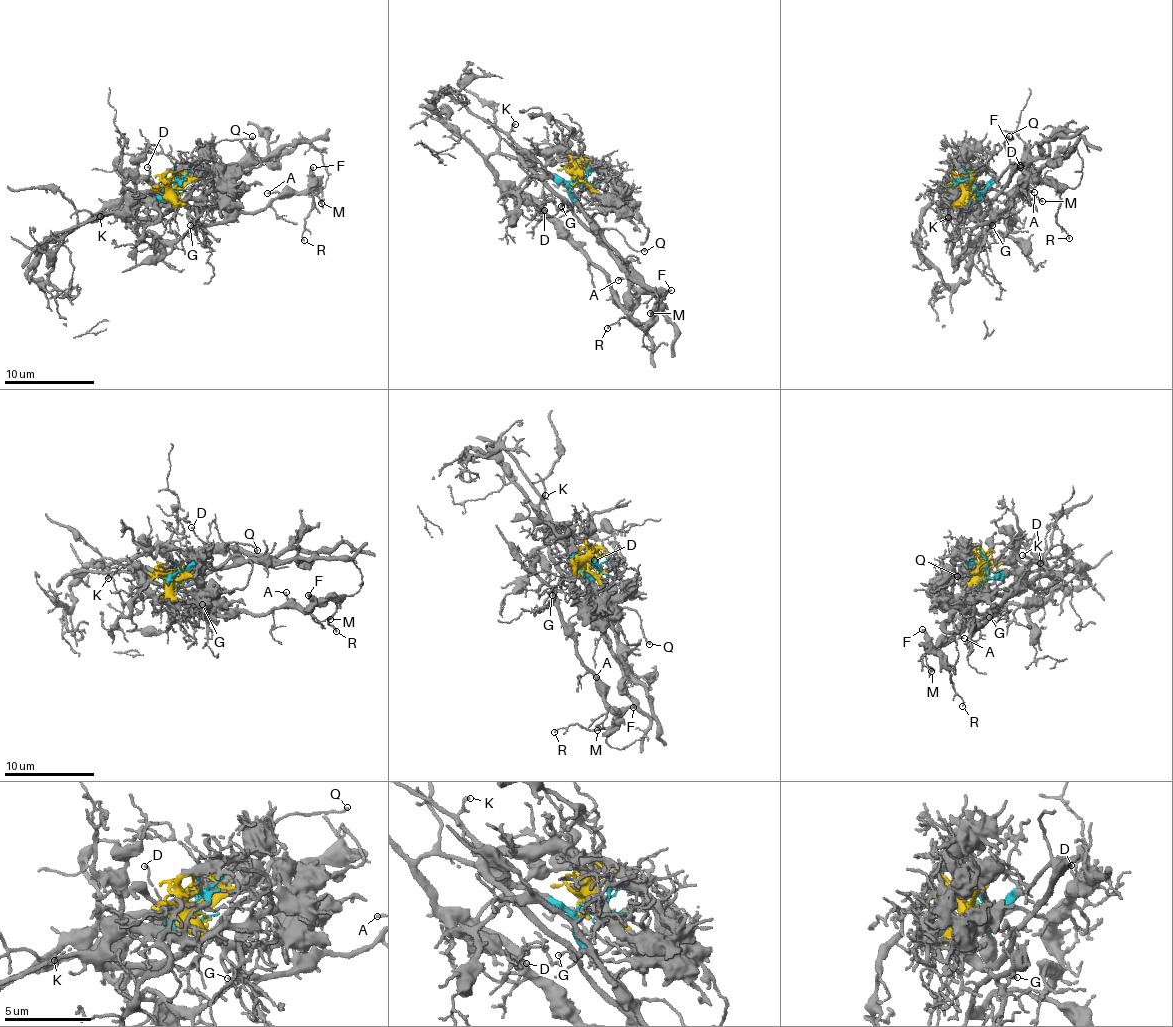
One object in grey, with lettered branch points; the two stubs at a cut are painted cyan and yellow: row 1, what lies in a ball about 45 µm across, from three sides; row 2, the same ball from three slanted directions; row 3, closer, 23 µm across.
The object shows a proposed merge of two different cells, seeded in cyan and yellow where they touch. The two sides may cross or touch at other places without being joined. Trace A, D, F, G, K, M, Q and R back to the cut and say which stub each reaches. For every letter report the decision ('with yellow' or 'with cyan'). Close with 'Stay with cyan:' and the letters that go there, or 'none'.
A: with cyan
D: with cyan
F: with cyan
G: with cyan
K: with yellow
M: with cyan
Q: with cyan
R: with cyan
Stay with cyan: A, D, F, G, M, Q, R

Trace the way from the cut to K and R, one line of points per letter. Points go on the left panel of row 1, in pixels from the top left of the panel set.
K: (173, 186), (169, 195), (172, 204), (129, 202), (119, 211), (100, 215)
R: (173, 186), (91, 220), (106, 209), (139, 234), (177, 240), (318, 185), (304, 241)

